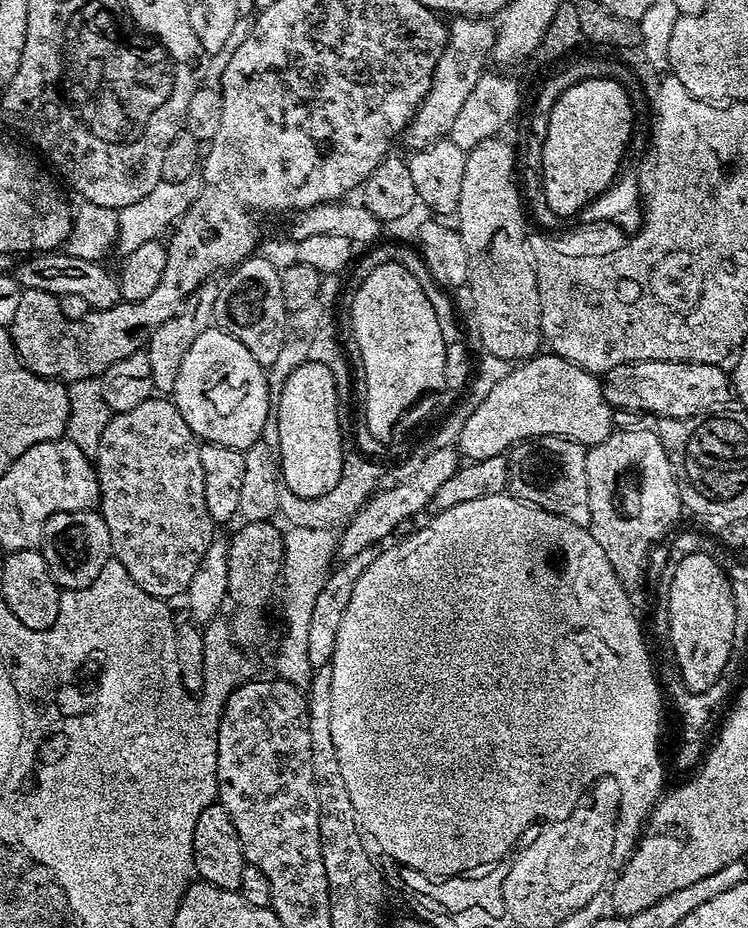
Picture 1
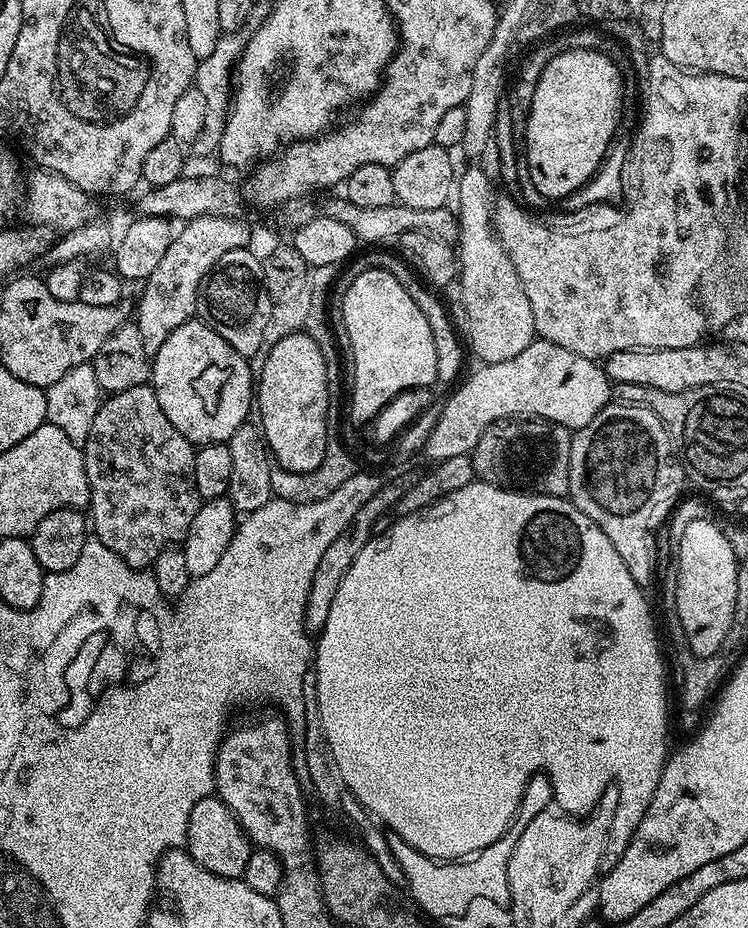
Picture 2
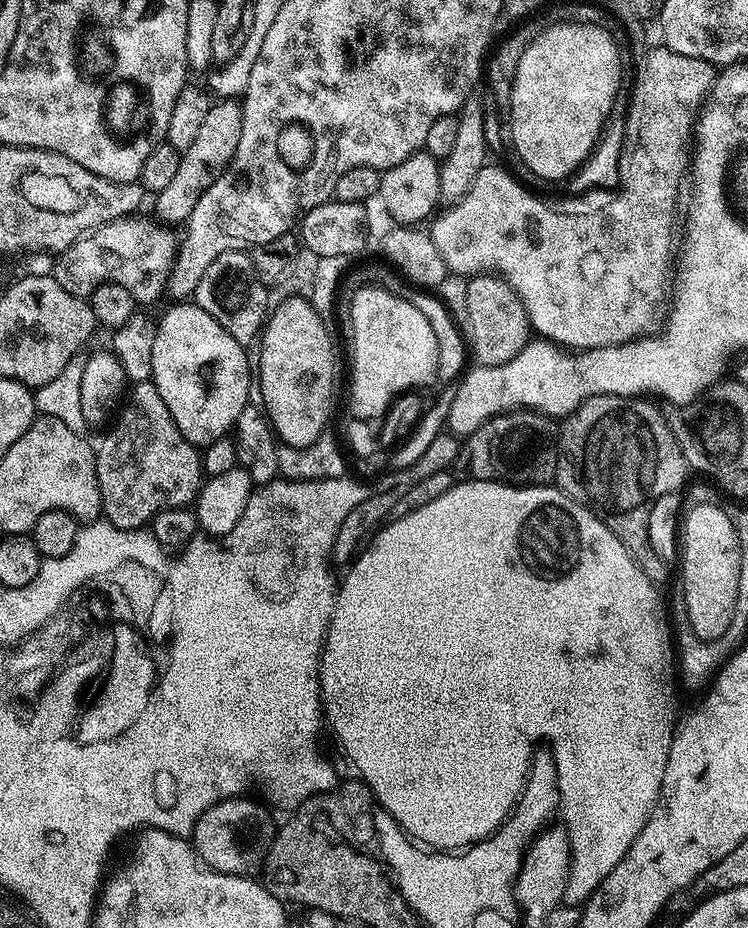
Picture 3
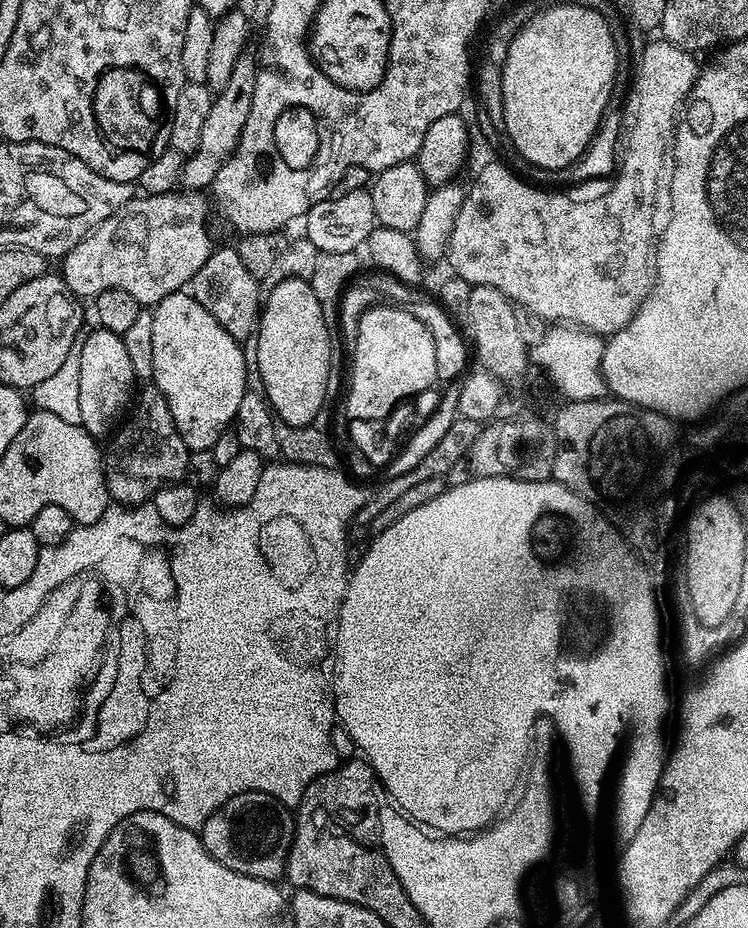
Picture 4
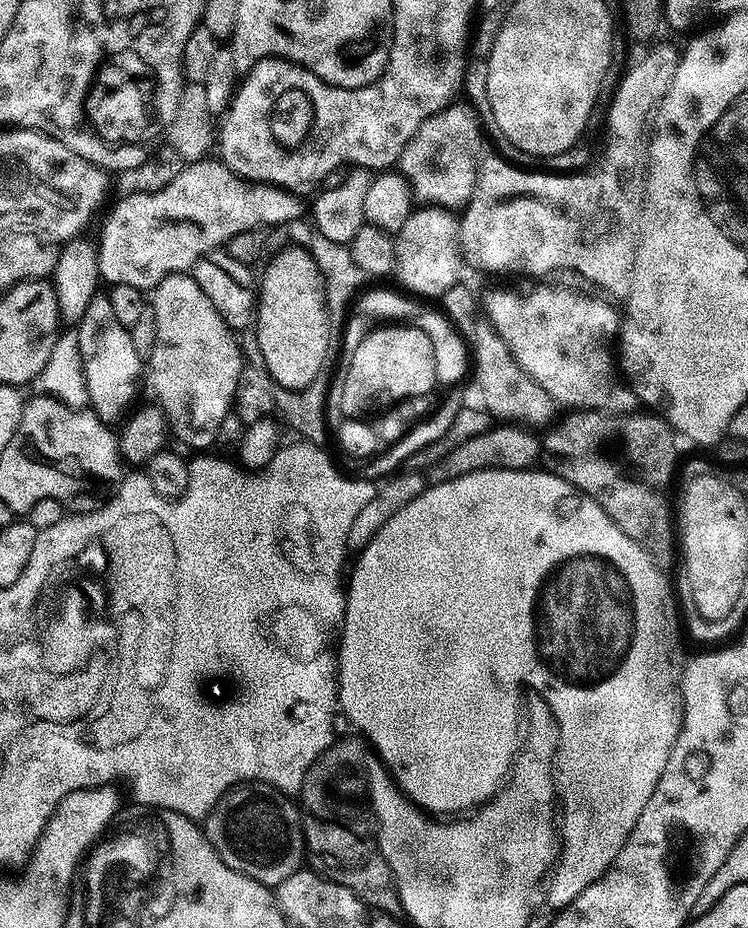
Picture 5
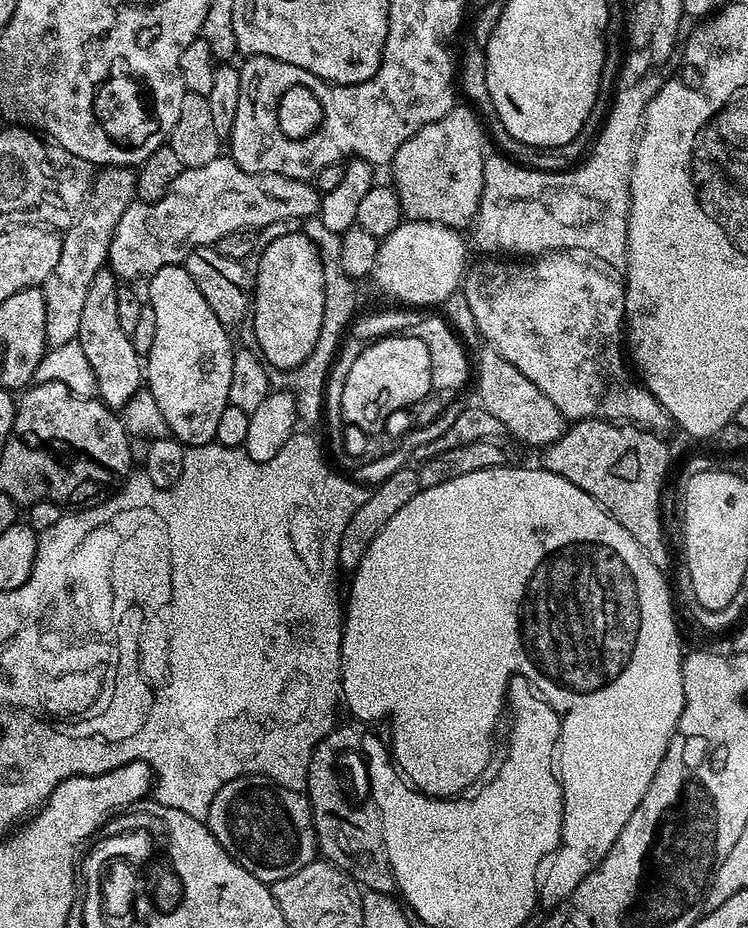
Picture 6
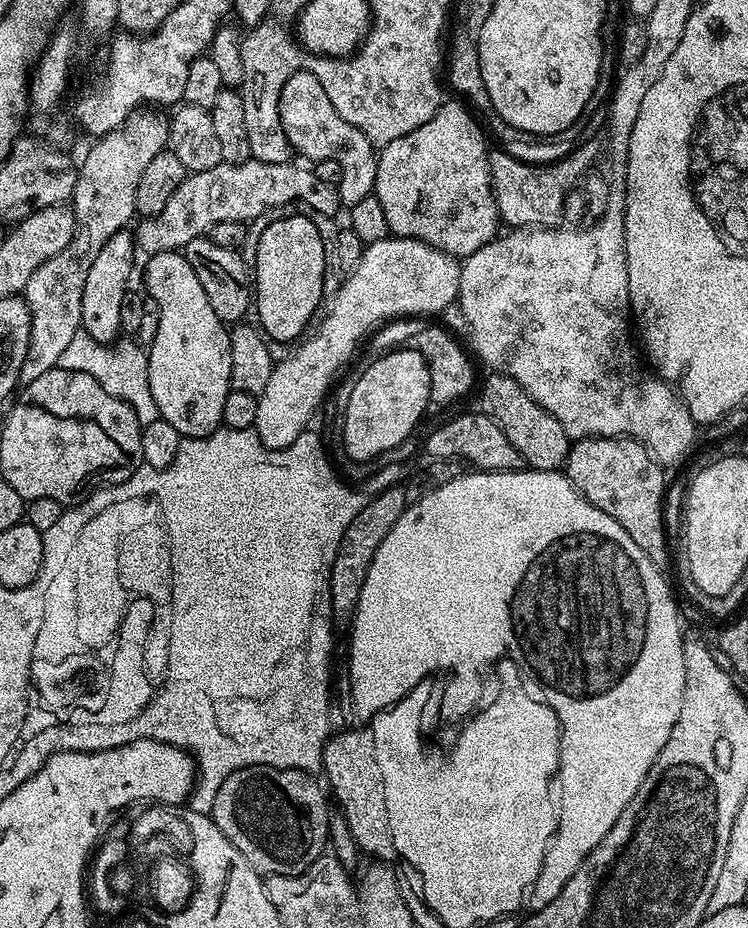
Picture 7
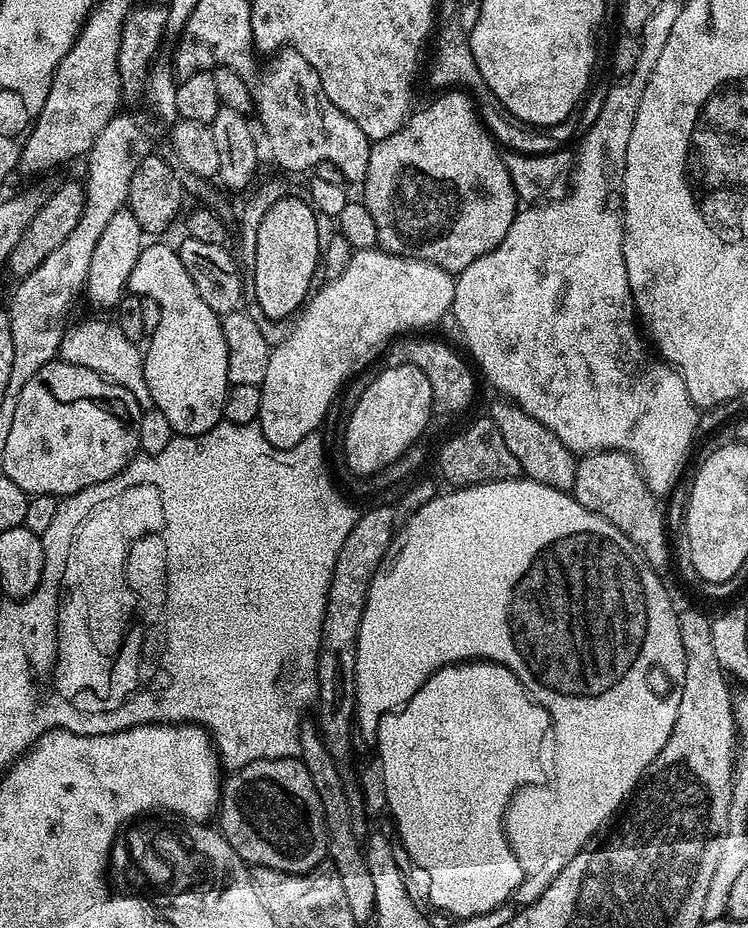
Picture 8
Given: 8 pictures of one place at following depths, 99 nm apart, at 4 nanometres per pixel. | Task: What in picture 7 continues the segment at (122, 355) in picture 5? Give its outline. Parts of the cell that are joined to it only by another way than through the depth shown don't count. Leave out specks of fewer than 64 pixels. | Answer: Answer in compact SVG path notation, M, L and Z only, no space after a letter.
M123 230L114 234L98 258L90 265L90 274L86 274L86 286L82 290L82 314L80 322L83 331L94 337L100 344L115 341L120 331L120 311L122 298L130 291L128 279L132 276L132 252L134 253L134 236L131 231Z

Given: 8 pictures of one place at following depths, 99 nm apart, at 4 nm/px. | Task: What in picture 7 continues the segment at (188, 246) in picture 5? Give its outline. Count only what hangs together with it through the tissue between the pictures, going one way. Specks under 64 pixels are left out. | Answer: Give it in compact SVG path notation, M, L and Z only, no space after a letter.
M249 158L242 164L221 162L210 170L185 175L160 213L141 219L141 224L135 225L135 247L139 251L141 248L144 254L182 250L190 241L201 239L208 229L222 220L251 222L260 212L260 200L268 208L280 208L297 200L305 204L305 209L336 216L342 208L337 185L322 182L311 167L300 164L271 164Z

